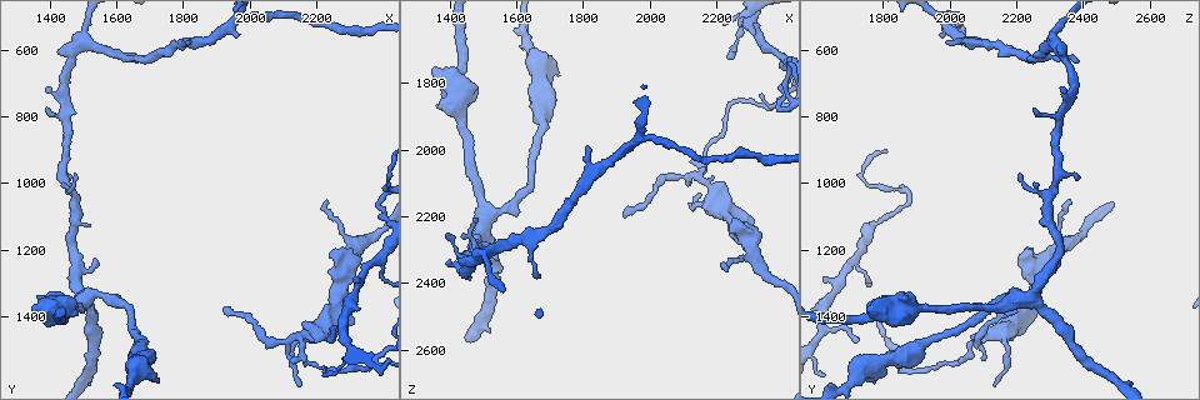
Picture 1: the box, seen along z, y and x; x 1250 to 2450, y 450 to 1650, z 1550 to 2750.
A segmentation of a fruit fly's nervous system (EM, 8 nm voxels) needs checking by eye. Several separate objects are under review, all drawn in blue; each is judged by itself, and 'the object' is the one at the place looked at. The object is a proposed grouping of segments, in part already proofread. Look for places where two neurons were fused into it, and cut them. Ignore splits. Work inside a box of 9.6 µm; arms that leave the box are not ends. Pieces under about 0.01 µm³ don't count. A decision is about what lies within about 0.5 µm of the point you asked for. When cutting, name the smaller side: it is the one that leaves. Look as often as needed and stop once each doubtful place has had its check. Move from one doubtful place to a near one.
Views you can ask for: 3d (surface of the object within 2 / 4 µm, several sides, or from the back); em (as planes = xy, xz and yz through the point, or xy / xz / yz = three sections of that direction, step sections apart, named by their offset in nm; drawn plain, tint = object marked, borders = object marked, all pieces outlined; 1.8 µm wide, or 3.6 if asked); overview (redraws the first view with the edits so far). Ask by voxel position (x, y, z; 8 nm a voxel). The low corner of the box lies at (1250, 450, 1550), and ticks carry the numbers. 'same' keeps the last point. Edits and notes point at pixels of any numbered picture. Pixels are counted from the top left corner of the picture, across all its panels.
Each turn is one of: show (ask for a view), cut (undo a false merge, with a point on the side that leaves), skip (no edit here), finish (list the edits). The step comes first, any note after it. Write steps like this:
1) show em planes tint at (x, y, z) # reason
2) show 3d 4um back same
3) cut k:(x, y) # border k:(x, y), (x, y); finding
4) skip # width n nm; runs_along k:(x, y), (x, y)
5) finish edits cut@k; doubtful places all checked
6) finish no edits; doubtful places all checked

show 3d 4um at (2360, 1560, 1870)

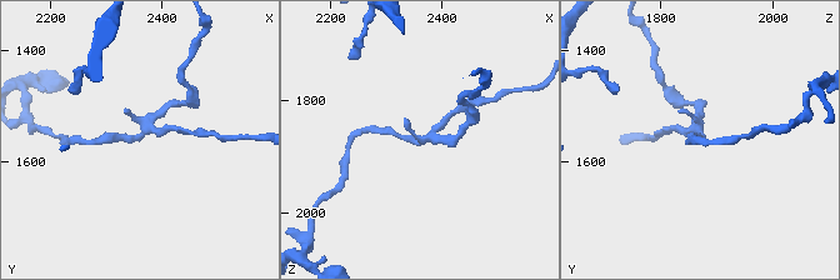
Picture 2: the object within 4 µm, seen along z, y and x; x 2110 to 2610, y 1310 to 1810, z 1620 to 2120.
show em planes tint at (2360, 1555, 1870) # arms 3; now the EM

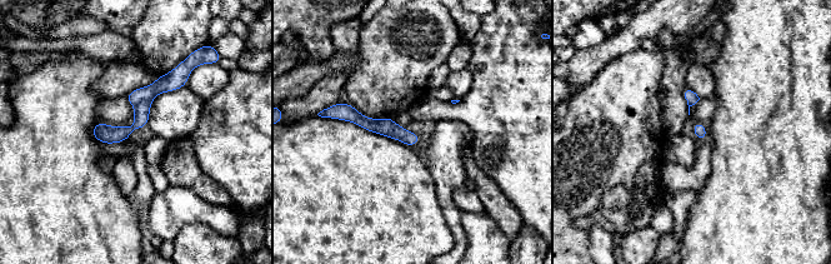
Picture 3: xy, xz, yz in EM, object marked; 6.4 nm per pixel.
cut 3:(170, 81) # part_leaving 3:(184, 78), (130, 98); two neurons meet here

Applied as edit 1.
show overview # redraw

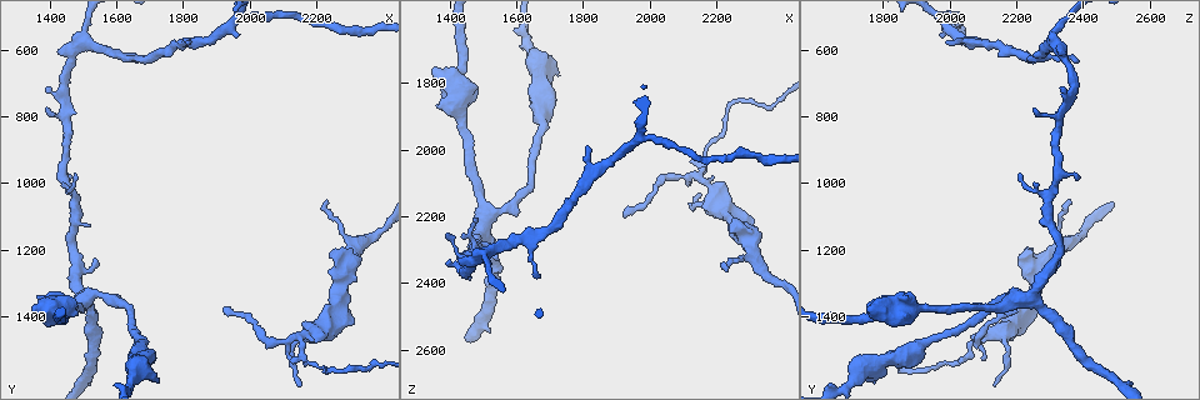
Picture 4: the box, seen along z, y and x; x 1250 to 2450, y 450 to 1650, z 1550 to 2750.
show em planes tint at (2180, 1450, 2090) # thin arm on a thick one

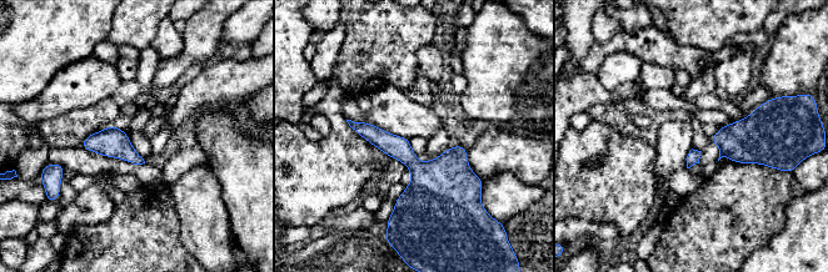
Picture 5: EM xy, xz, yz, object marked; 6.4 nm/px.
skip # runs_along 5:(354, 125), (432, 181), (475, 181); one neuron here

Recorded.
show em 3.6um planes borders at (1500, 1350, 2200) # sharp bend

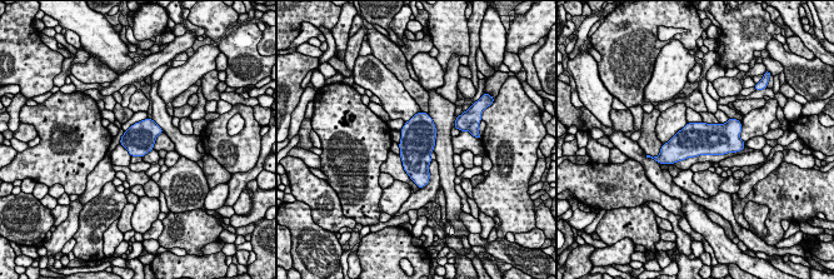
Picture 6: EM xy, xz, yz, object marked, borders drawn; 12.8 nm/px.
skip # one neuron here

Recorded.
finish edits cut@3; doubtful places all checked

